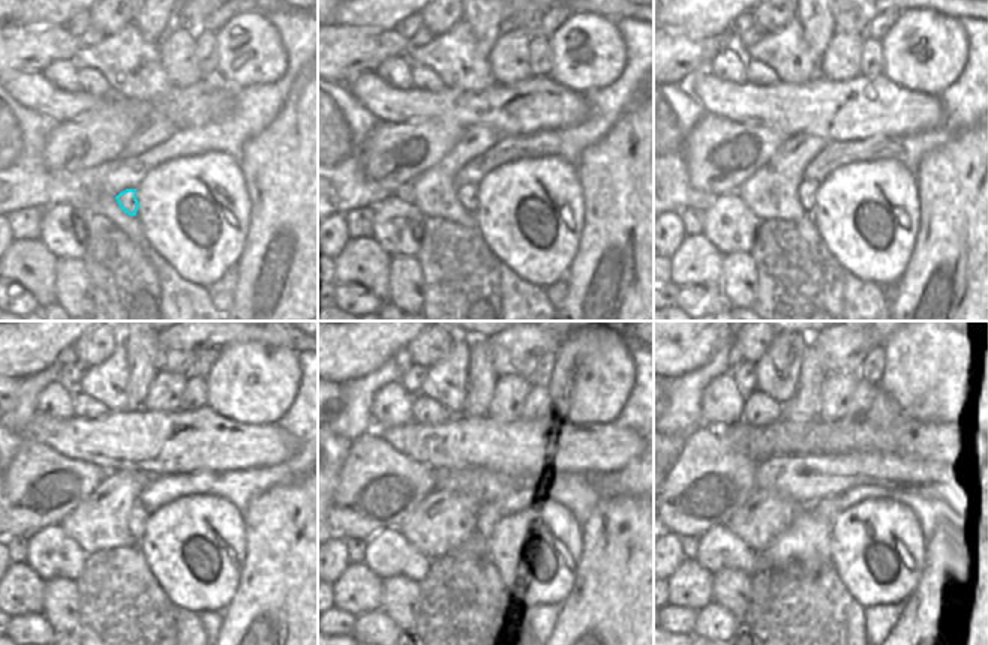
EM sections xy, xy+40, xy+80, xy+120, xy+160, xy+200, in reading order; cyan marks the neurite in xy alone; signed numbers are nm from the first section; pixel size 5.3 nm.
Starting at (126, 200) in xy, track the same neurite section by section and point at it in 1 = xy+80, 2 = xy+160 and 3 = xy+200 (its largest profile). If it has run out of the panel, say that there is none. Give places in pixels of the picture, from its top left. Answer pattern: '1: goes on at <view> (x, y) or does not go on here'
1: goes on at xy+80 (807, 189)
2: goes on at xy+160 (486, 512)
3: goes on at xy+200 (826, 509)

